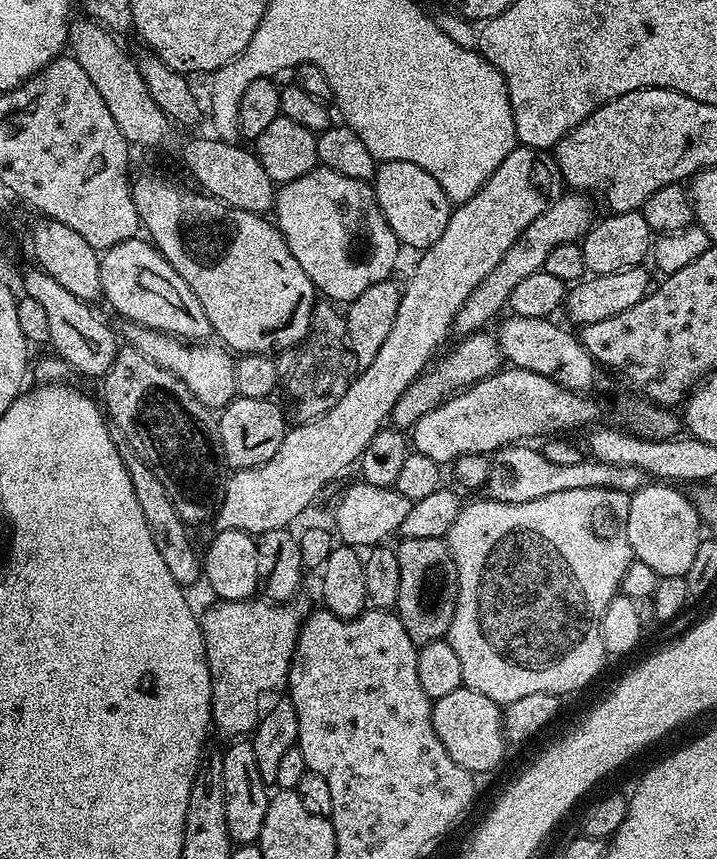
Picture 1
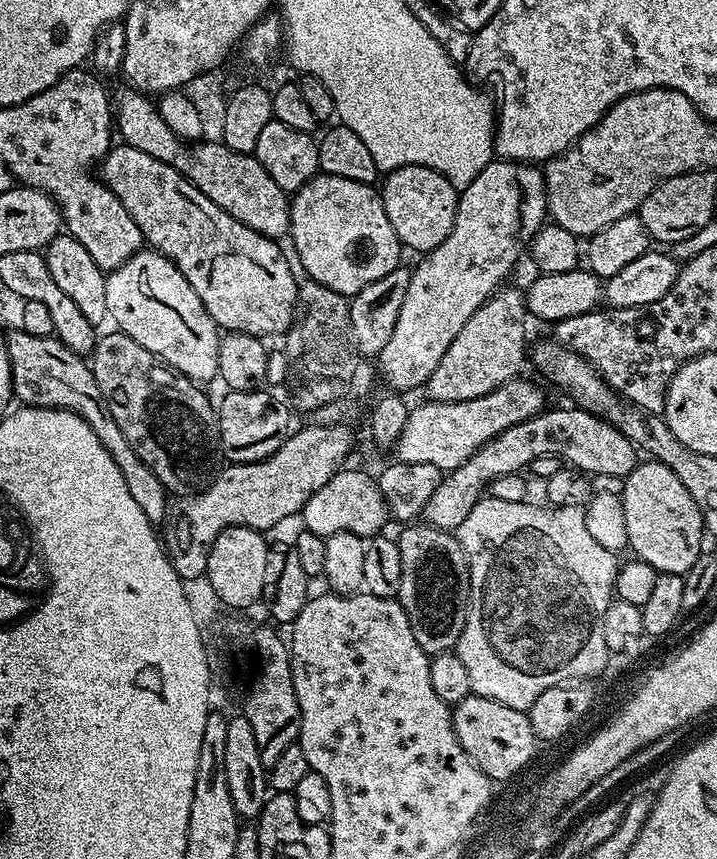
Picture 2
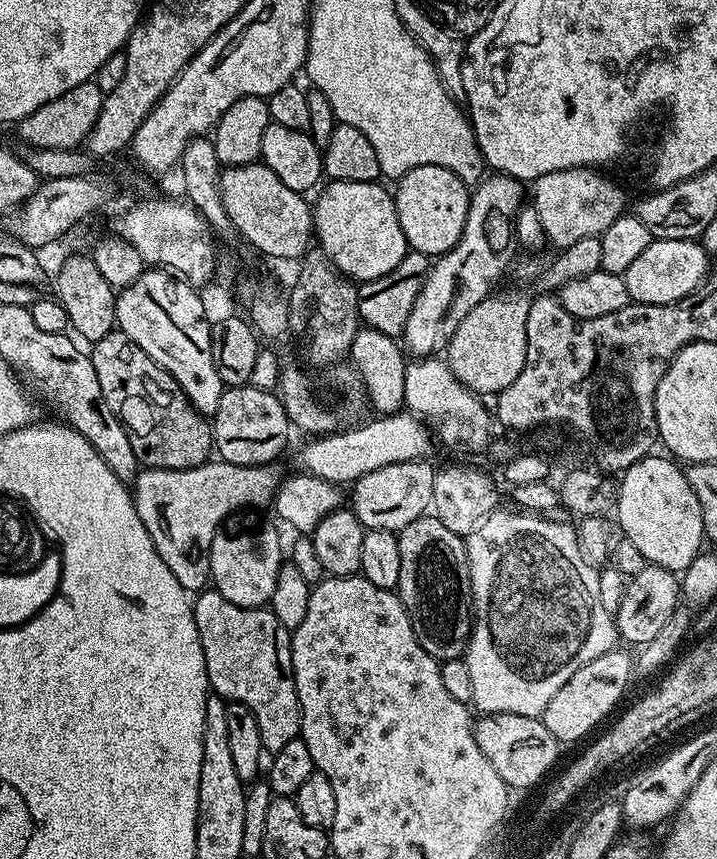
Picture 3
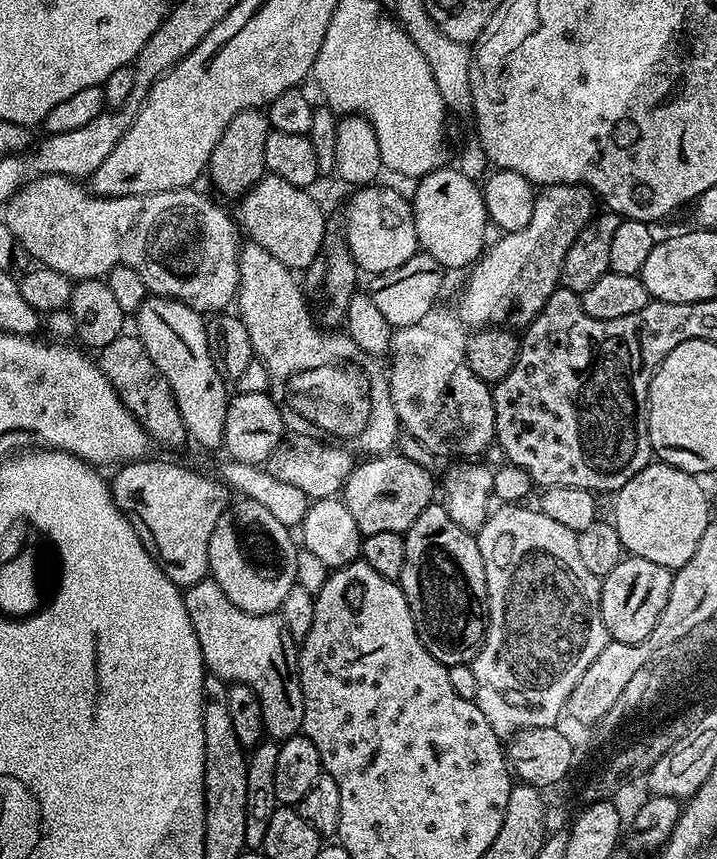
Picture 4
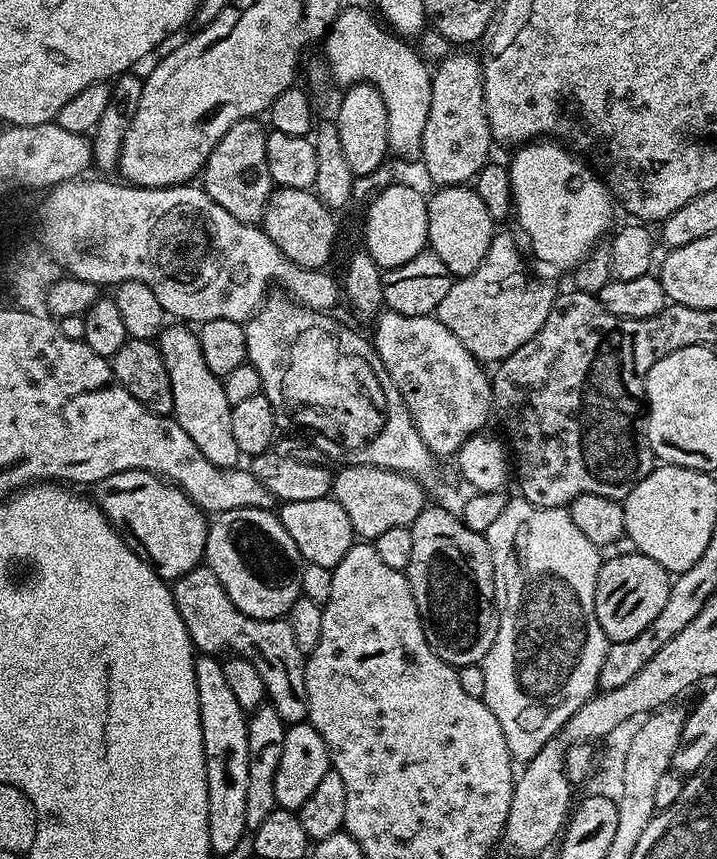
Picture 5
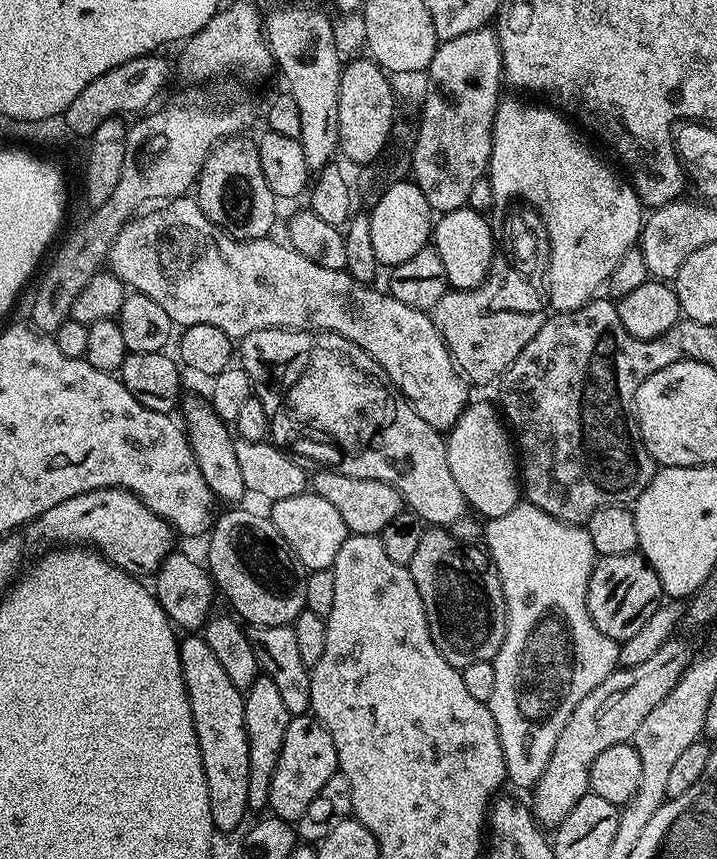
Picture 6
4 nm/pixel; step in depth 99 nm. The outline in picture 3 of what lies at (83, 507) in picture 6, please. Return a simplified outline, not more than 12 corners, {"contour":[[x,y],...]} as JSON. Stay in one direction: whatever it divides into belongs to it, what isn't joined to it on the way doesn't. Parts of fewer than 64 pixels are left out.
{"contour":[[272,464],[144,468],[130,491],[162,562],[206,584],[216,529],[269,507]]}

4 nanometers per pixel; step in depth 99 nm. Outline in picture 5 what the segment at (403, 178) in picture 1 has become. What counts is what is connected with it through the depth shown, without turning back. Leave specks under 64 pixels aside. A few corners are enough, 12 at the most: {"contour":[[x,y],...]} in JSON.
{"contour":[[475,187],[428,201],[430,251],[453,277],[478,270],[494,235]]}

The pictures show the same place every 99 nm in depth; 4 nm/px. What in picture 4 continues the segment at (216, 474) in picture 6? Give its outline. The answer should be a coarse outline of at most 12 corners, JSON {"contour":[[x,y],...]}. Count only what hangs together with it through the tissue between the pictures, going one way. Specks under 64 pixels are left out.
{"contour":[[152,294],[134,314],[189,437],[224,442],[230,392],[205,317]]}

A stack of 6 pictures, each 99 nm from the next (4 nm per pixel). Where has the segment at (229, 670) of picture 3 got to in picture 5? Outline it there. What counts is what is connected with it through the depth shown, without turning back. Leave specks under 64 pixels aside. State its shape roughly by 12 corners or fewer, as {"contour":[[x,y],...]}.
{"contour":[[207,566],[171,585],[200,654],[246,658],[285,725],[308,718],[287,619],[250,618]]}

